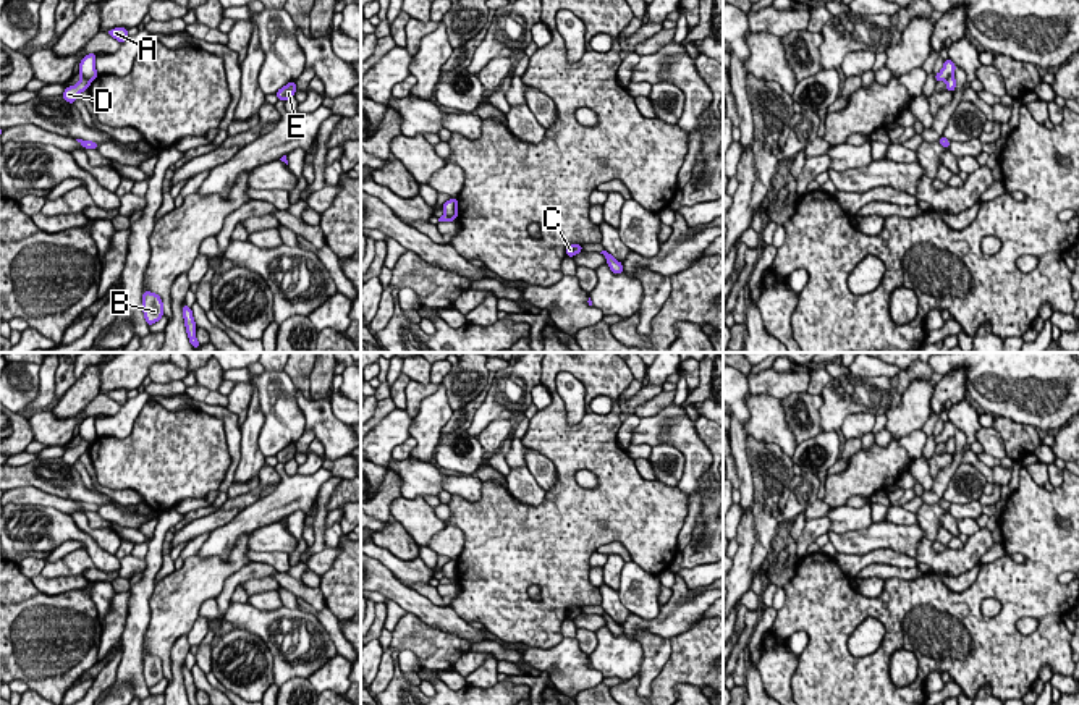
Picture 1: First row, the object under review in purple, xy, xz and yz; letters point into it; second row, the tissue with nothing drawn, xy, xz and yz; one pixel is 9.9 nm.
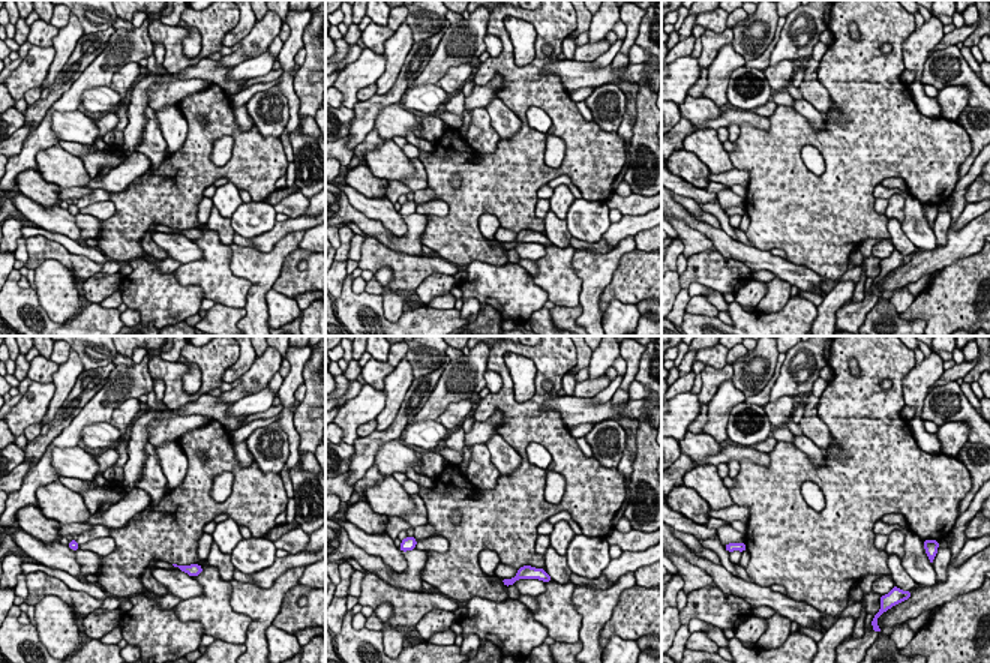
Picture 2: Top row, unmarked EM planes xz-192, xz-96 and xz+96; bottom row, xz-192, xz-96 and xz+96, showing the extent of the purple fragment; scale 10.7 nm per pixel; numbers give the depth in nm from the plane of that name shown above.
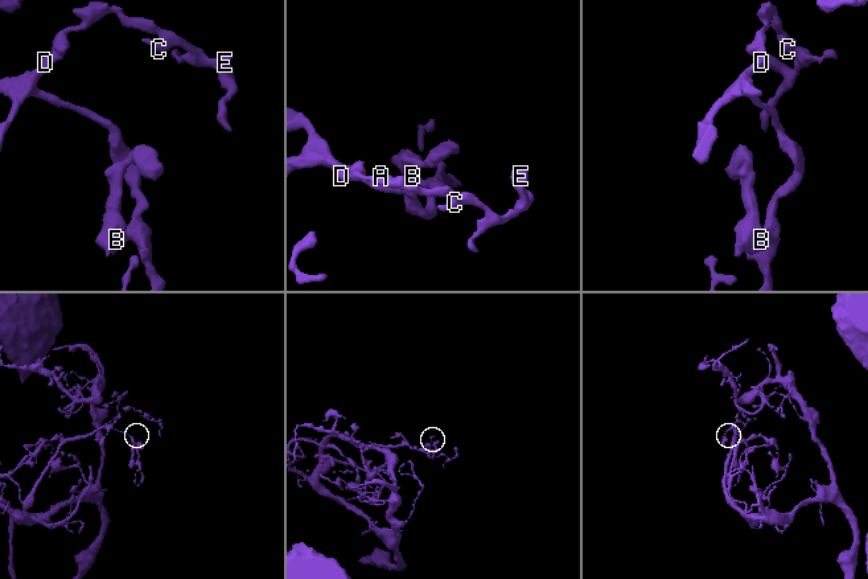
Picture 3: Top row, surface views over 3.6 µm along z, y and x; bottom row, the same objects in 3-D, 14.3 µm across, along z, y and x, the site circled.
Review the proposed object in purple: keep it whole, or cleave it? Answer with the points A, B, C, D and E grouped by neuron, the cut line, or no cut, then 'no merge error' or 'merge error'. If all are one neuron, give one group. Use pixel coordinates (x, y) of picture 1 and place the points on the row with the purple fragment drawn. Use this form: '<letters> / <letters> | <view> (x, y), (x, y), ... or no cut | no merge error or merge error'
A C E / B D | xy (81, 76), (89, 81) | merge error

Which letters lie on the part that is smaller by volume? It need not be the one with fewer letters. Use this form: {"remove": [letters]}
{"remove": ["A", "C", "E"]}

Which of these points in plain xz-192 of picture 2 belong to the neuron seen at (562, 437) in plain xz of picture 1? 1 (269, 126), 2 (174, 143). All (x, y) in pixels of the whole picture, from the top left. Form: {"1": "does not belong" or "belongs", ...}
{"1": "does not belong", "2": "does not belong"}

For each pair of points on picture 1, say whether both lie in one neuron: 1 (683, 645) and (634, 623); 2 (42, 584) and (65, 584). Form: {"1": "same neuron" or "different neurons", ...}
{"1": "different neurons", "2": "same neuron"}

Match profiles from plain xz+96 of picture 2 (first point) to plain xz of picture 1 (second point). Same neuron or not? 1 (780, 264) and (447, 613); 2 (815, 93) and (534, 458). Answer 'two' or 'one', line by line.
1: one
2: one

